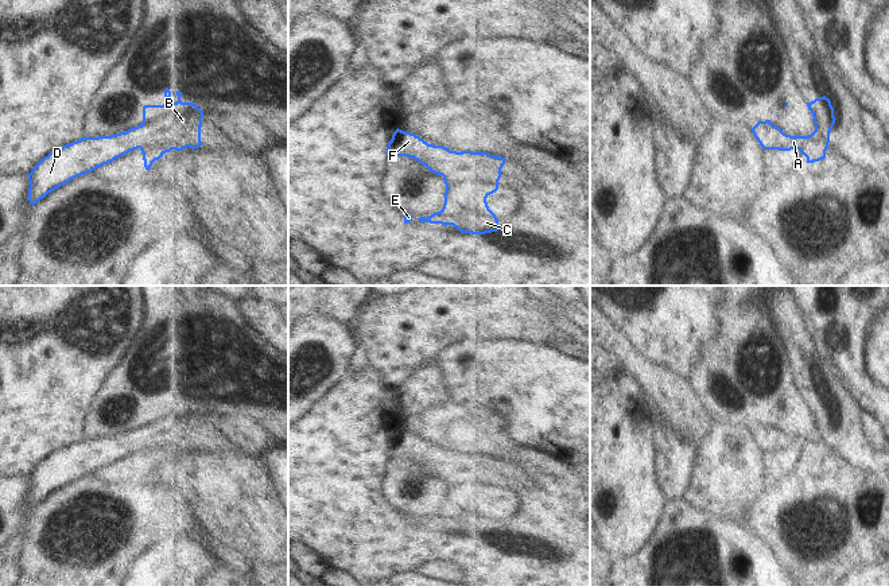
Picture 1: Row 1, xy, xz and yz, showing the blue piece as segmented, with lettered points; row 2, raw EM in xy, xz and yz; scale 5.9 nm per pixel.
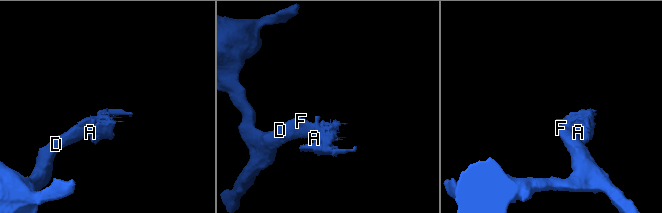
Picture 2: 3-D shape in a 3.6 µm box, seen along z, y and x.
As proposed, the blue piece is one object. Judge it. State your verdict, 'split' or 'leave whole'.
leave whole

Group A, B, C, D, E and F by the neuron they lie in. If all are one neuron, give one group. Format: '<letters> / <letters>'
A B C D E F

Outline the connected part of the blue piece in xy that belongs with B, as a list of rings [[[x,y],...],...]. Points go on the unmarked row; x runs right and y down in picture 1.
[[[168,389],[164,391],[164,405],[163,407],[144,407],[143,408],[143,424],[125,434],[120,434],[110,438],[86,439],[53,451],[28,476],[30,490],[28,502],[34,508],[42,500],[55,490],[69,485],[71,481],[89,476],[97,469],[108,466],[114,461],[140,450],[143,455],[144,469],[148,473],[155,462],[159,462],[166,454],[171,451],[182,453],[183,450],[199,450],[201,443],[201,428],[203,420],[203,412],[197,405],[182,404],[182,393],[178,392],[178,403],[170,401],[171,393]]]

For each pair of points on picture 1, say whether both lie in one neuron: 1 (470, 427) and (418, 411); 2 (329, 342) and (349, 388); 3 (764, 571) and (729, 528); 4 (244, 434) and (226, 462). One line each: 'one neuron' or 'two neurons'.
1: one neuron
2: two neurons
3: one neuron
4: two neurons

